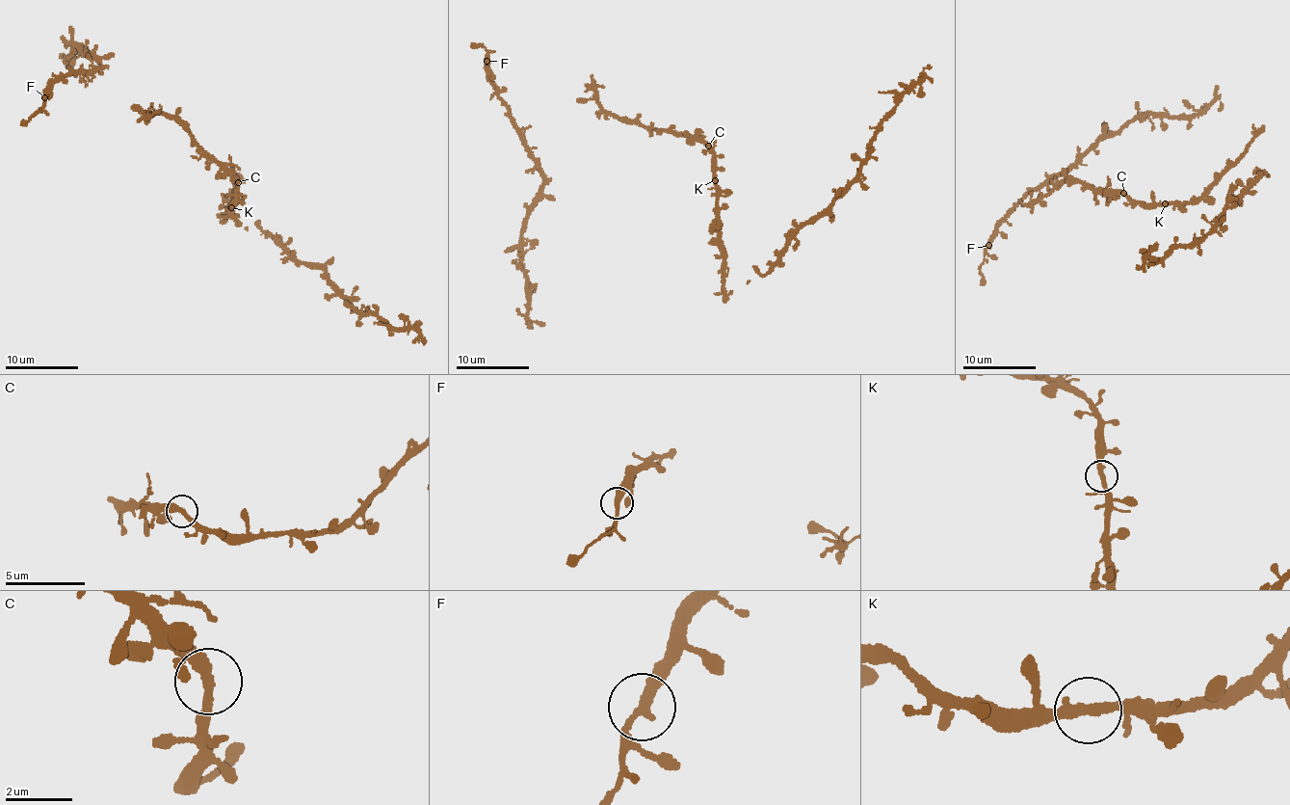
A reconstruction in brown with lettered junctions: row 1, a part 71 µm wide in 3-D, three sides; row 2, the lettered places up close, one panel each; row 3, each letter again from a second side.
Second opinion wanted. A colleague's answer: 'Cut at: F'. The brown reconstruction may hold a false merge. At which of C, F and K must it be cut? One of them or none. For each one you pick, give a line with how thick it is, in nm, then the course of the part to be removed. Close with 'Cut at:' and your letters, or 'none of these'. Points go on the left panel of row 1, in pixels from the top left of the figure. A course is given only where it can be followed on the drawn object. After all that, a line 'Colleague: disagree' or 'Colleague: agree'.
Cut at: none of these
Colleague: disagree

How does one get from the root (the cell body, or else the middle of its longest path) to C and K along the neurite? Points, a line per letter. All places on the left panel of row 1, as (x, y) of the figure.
C: (238, 194), (238, 181)
K: (238, 194), (231, 207)

